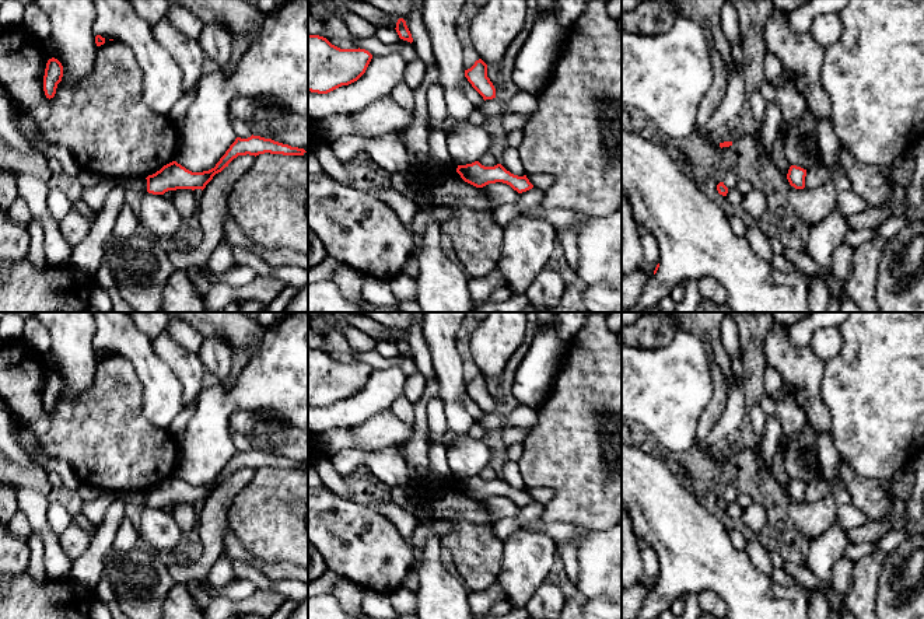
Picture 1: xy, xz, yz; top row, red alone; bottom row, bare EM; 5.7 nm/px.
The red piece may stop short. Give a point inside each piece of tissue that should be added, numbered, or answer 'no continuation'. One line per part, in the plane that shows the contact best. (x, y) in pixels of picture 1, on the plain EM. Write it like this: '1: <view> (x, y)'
no continuation

